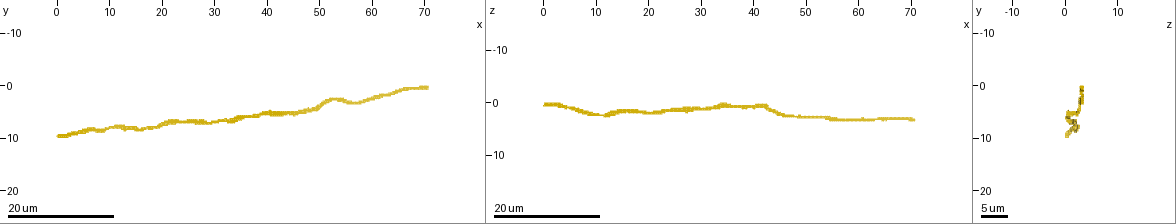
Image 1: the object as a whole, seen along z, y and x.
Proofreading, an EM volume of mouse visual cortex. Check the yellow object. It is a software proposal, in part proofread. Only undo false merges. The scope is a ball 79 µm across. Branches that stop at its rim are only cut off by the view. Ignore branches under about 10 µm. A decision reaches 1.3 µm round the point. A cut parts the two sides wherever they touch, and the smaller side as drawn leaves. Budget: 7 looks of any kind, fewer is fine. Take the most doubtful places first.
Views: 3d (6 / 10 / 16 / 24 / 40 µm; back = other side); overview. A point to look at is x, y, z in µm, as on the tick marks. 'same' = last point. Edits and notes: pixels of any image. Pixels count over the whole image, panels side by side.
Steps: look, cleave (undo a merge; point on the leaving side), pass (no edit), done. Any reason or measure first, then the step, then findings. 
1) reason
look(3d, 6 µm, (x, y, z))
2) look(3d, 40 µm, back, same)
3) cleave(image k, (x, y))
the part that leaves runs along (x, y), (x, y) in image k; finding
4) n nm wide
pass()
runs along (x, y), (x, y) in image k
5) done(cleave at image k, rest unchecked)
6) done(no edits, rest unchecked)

look(3d, 16 µm, (36.0, 6.0, 0.5))

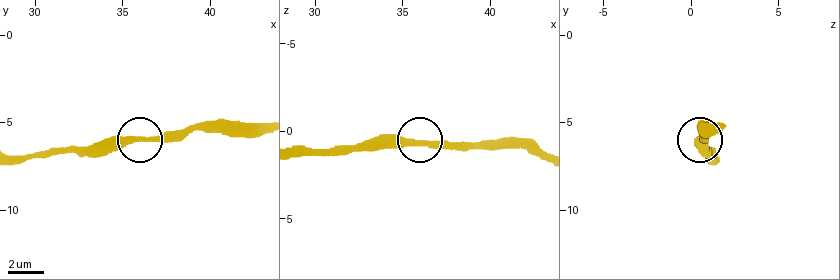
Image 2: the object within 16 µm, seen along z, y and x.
look(3d, 6 µm, (35.8, 6.1, 0.7))

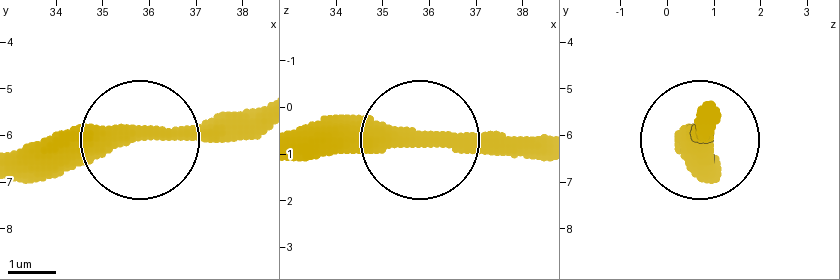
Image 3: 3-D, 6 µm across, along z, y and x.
side arm 38 µm
pass()
runs along (413, 145), (302, 137) in image 3; all the same cell

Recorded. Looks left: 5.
calibre changes
look(3d, 16 µm, (56.0, 3.0, 3.5))

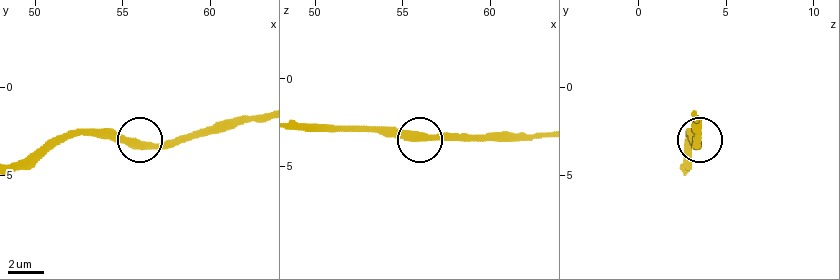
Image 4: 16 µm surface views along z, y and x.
look(3d, 6 µm, (55.7, 3.2, 3.3))

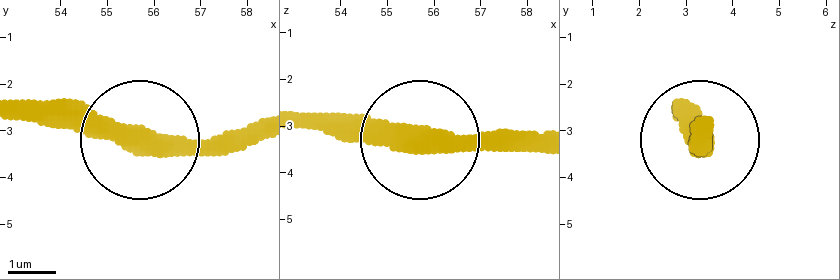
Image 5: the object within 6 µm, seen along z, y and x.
pass()
runs along (305, 123), (540, 135) in image 5; continuous, no second cell

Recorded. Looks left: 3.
calibre changes
look(3d, 16 µm, (11.5, 8.0, 2.5))

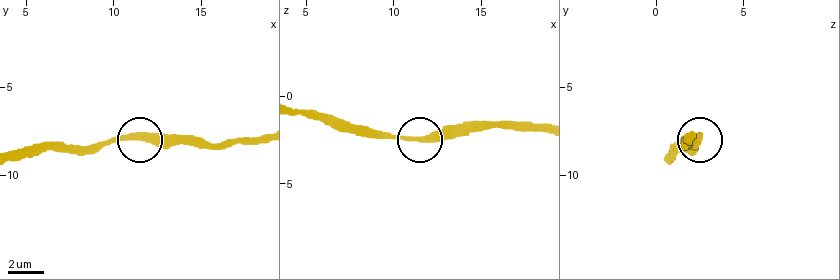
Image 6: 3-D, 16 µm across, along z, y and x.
zoom in
look(3d, 10 µm, (12.1, 8.0, 2.5))

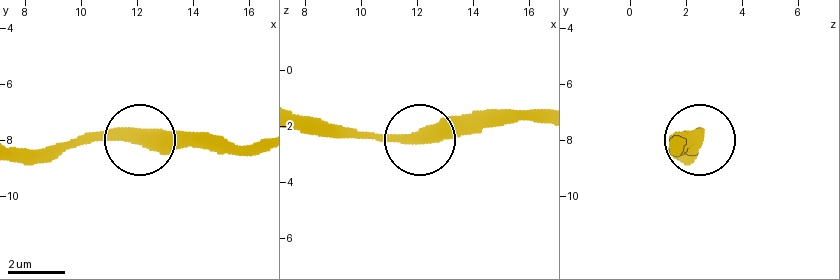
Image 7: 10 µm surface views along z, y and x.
460 nm wide
pass()
one cell here

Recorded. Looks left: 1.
done(no edits, rest unchecked)

